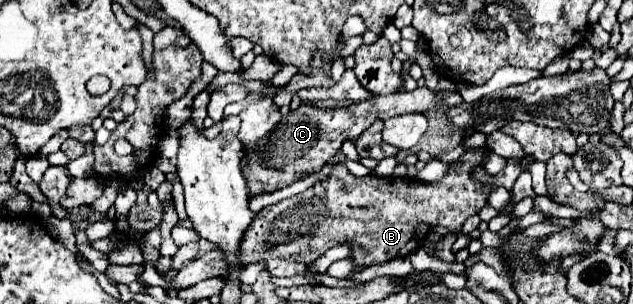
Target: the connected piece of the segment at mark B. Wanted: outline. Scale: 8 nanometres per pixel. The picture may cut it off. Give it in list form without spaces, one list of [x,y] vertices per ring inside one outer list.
[[[484,149],[464,153],[458,161],[450,163],[448,173],[440,181],[432,181],[432,183],[422,183],[422,181],[408,183],[402,177],[396,177],[396,179],[376,177],[376,175],[354,177],[344,163],[338,163],[326,179],[318,181],[316,185],[312,185],[304,193],[282,199],[274,205],[264,207],[260,213],[256,213],[250,227],[246,229],[246,233],[242,237],[238,263],[240,263],[240,267],[248,267],[252,263],[260,263],[260,261],[266,263],[274,257],[280,257],[280,259],[290,259],[290,261],[294,259],[294,261],[302,261],[302,263],[310,265],[324,251],[328,251],[334,245],[342,245],[342,243],[352,245],[350,259],[354,261],[354,267],[370,267],[376,263],[386,263],[396,257],[406,257],[412,251],[420,249],[422,239],[428,235],[430,227],[440,225],[440,227],[448,227],[452,231],[462,229],[464,221],[470,215],[476,215],[486,205],[486,199],[488,199],[488,193],[492,191],[492,187],[482,187],[482,183],[472,183],[472,179],[470,179],[470,167],[482,165],[482,159],[486,155],[488,155],[488,151],[484,151]]]

